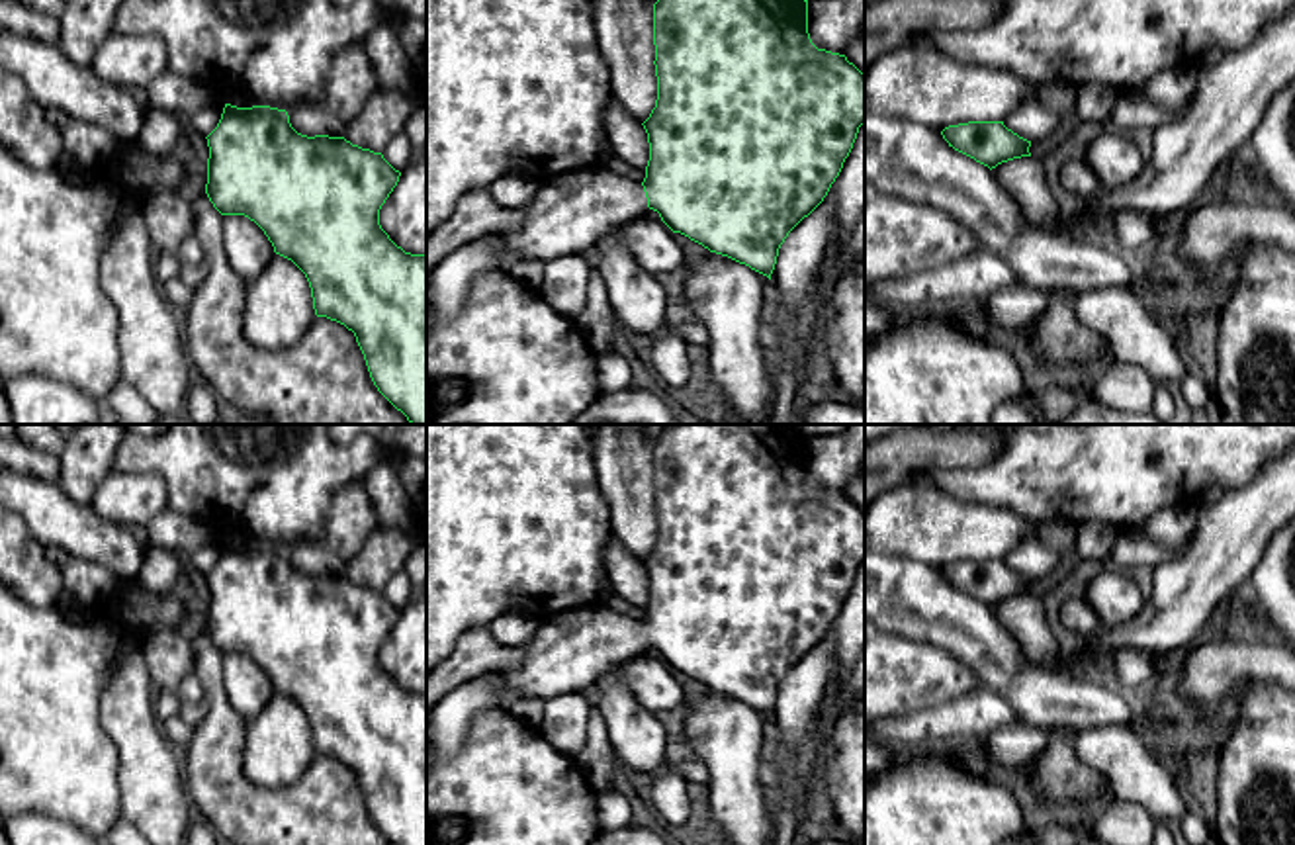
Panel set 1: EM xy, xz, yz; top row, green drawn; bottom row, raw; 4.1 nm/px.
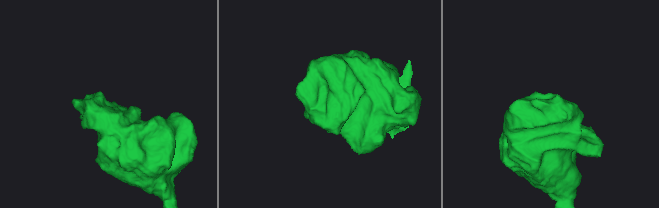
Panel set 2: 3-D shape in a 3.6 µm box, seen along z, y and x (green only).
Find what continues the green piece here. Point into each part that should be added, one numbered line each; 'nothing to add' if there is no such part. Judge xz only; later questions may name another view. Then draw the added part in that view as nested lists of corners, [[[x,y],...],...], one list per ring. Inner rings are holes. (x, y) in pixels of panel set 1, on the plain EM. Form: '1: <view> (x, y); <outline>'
1: xz (568, 654); [[[608,606],[571,608],[542,620],[524,645],[518,667],[497,671],[522,698],[558,698],[591,692],[612,667],[648,651],[644,624]]]

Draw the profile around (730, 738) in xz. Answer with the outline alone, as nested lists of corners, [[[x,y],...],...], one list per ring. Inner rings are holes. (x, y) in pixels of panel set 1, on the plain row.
[[[716,690],[685,704],[683,753],[710,771],[702,796],[712,818],[732,845],[775,845],[775,806],[765,777],[771,718]]]

